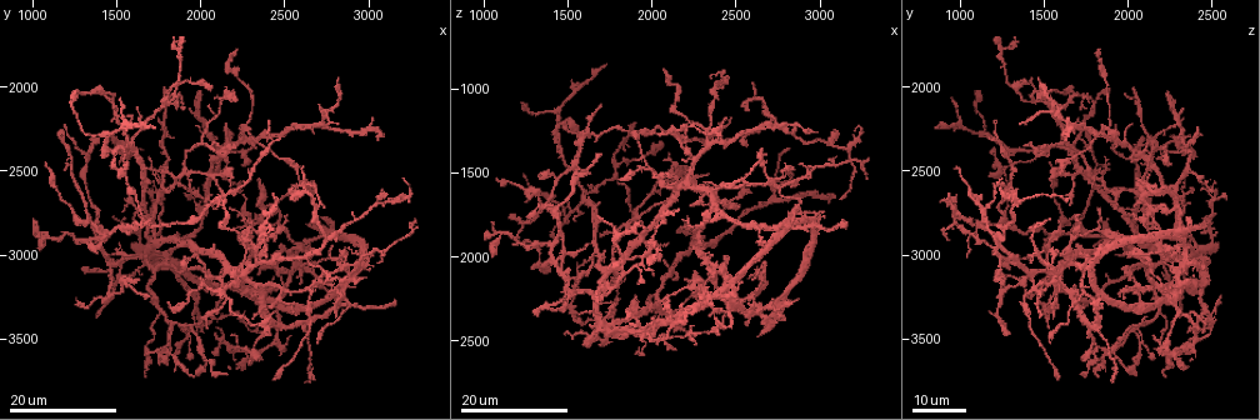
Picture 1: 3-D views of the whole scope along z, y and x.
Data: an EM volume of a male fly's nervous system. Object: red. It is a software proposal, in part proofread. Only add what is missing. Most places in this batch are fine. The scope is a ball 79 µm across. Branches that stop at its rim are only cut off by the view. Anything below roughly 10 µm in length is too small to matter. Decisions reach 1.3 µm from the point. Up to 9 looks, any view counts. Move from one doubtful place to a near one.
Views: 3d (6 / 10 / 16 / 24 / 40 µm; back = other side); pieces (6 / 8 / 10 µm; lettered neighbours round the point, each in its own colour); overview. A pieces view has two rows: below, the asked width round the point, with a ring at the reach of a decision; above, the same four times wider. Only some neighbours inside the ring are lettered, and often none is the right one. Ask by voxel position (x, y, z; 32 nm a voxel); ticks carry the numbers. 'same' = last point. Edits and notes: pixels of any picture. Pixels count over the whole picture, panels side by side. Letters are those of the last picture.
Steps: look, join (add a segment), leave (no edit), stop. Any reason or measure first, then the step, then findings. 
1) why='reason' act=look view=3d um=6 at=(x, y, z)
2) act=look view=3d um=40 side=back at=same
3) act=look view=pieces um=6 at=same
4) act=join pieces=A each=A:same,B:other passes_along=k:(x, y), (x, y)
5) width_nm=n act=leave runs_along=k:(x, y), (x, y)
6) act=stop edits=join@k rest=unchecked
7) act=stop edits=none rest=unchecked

why='an open end' act=look view=3d um=16 at=(1740, 2240, 860)

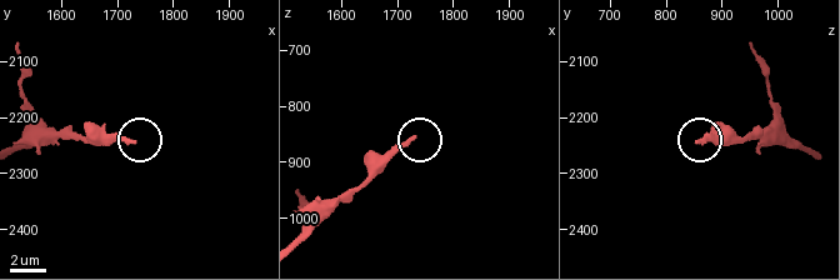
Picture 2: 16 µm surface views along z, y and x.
act=look view=pieces um=10 at=(1725, 2240, 855)

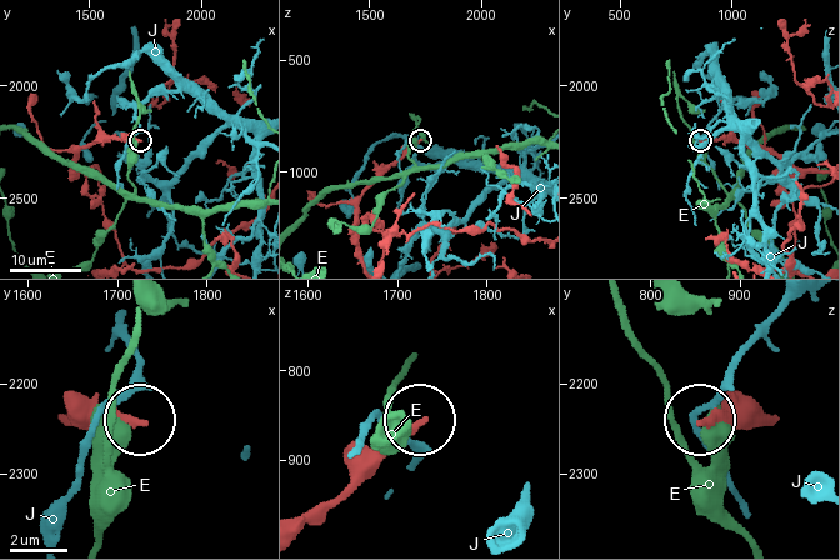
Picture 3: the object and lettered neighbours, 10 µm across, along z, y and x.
act=leave each=E:other,J:other runs_along=3:(766, 420), (705, 420) found='no lettered segment goes on from it'

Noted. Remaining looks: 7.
why='long arm stops here' act=look view=3d um=16 at=(1080, 2440, 1520)

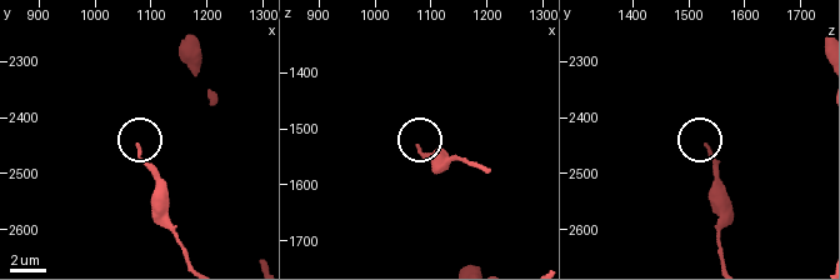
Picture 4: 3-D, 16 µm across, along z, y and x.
act=look view=pieces um=10 at=(1075, 2455, 1535)

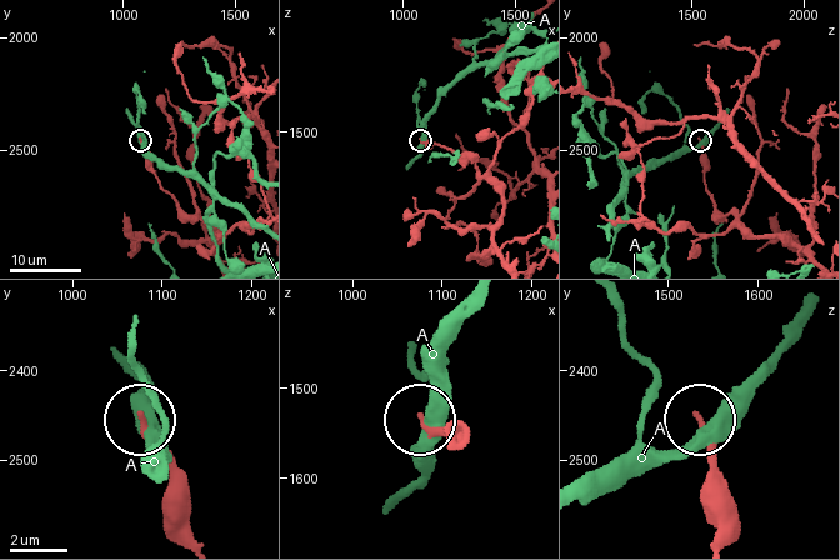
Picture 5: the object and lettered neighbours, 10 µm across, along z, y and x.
act=leave each=A:other runs_along=5:(193, 535), (181, 470), (143, 423) found='none of them fits'

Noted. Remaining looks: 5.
why='an open end' act=look view=3d um=16 at=(2820, 3360, 1460)

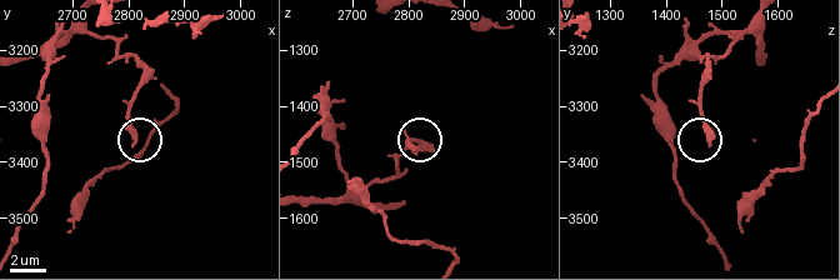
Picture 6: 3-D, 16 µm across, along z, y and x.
act=look view=pieces um=10 at=(2810, 3370, 1480)

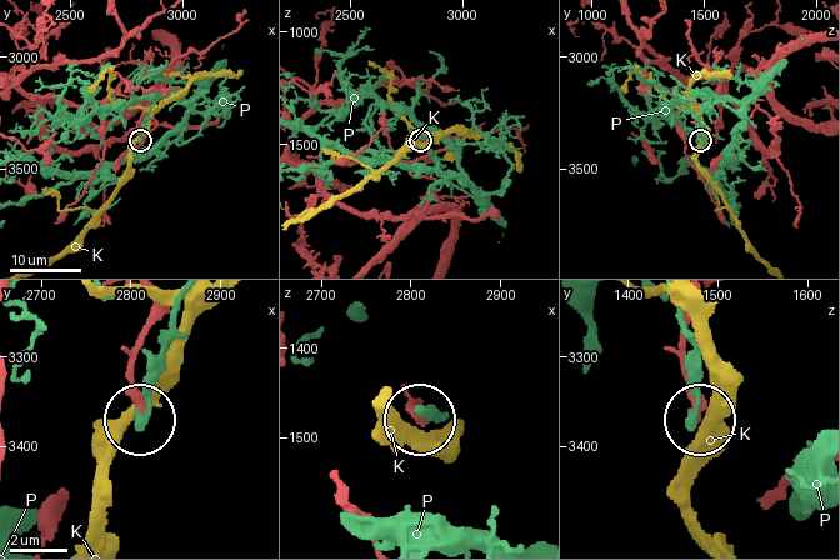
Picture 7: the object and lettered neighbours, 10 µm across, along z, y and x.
act=leave each=K:other,P:other runs_along=7:(73, 103), (129, 96), (144, 113), (139, 139) found='no lettered segment goes on from it'

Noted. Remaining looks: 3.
why='branch stops here' act=look view=3d um=24 at=(1700, 3240, 1400)

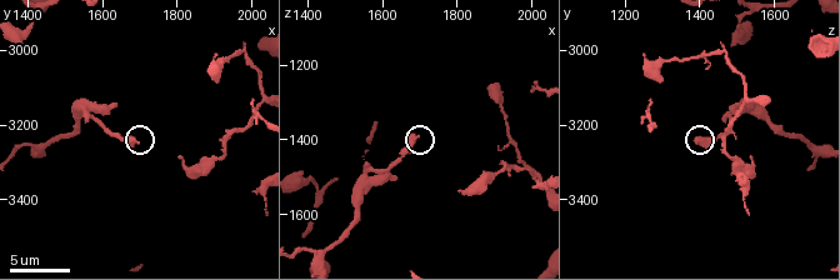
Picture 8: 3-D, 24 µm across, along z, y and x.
why='what lies round it' act=look view=pieces um=6 at=(1690, 3250, 1390)

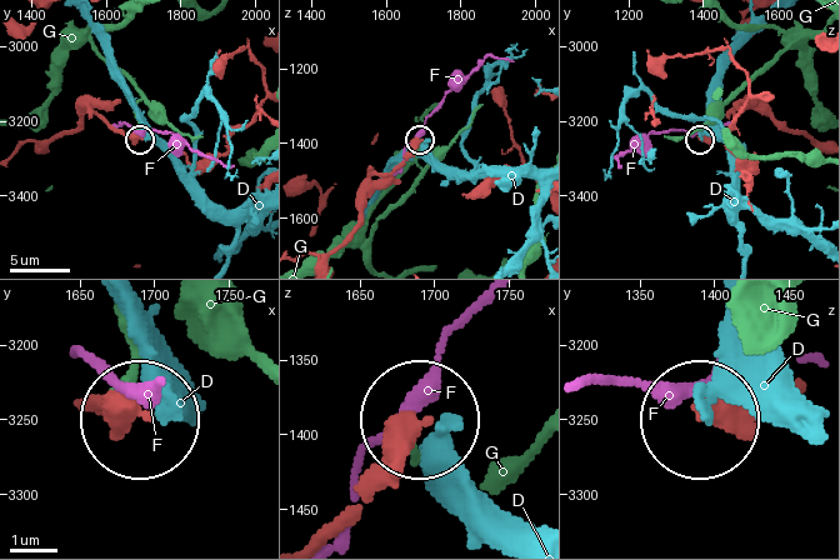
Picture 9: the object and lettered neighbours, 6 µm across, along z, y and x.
act=leave each=D:other,F:other,G:other runs_along=9:(329, 258), (355, 225), (370, 176), (394, 171), (419, 139) found='none of them fits'

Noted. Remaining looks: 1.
act=stop edits=none rest=unchecked

